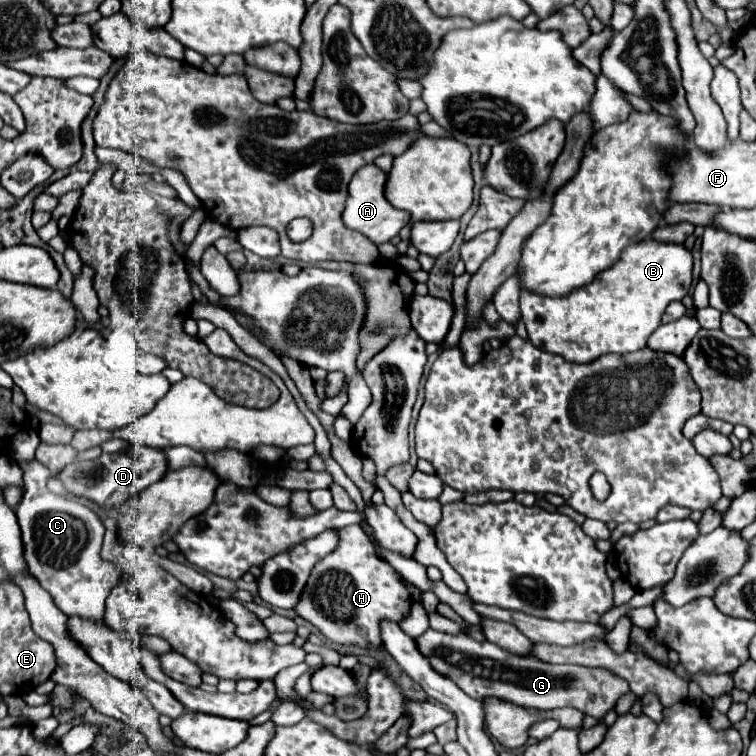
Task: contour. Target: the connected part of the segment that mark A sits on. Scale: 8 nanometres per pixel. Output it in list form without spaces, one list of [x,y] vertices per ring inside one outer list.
[[[374,164],[362,166],[350,180],[348,200],[346,200],[346,206],[344,206],[344,212],[342,212],[342,220],[344,220],[346,228],[364,234],[376,246],[384,244],[384,242],[390,242],[410,222],[408,212],[390,206],[388,200],[384,198],[384,182],[386,182],[386,174],[378,166],[374,166]]]

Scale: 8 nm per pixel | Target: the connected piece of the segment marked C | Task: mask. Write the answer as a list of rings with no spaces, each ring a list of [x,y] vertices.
[[[40,460],[20,462],[24,472],[24,498],[16,508],[16,518],[22,530],[22,544],[30,574],[46,588],[56,606],[68,616],[84,616],[102,620],[106,592],[118,584],[118,570],[100,558],[104,526],[98,516],[86,506],[48,492],[46,482],[50,468]]]

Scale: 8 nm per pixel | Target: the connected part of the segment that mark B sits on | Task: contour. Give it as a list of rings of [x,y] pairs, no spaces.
[[[646,238],[630,248],[622,250],[622,256],[606,270],[602,270],[590,284],[562,296],[550,298],[528,288],[520,292],[520,312],[528,330],[528,338],[534,346],[554,352],[568,362],[592,362],[594,358],[616,352],[626,354],[646,346],[650,334],[660,326],[660,318],[666,306],[674,300],[682,300],[692,286],[692,252],[684,244],[662,244],[654,238]]]

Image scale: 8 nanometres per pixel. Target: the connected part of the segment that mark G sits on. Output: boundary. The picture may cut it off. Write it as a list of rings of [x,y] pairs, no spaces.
[[[426,630],[416,638],[420,652],[430,660],[436,672],[450,676],[470,698],[484,700],[488,696],[496,696],[508,700],[512,704],[536,710],[554,710],[572,706],[580,712],[602,720],[604,714],[614,708],[618,698],[626,694],[628,682],[624,678],[614,676],[606,668],[588,668],[588,666],[572,666],[572,664],[548,664],[538,658],[512,656],[510,652],[498,648],[490,642],[476,642],[468,634],[442,634],[436,630]]]

